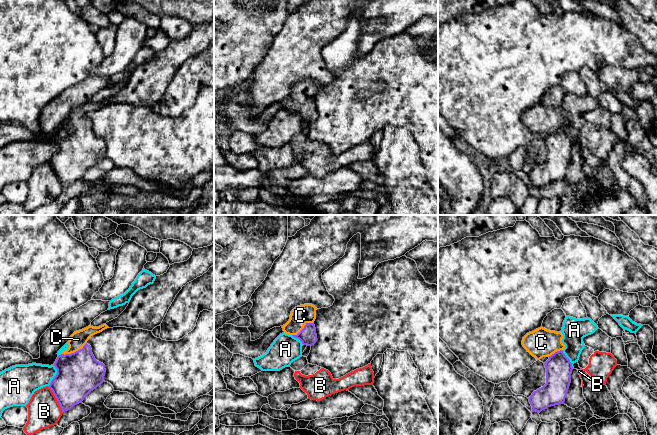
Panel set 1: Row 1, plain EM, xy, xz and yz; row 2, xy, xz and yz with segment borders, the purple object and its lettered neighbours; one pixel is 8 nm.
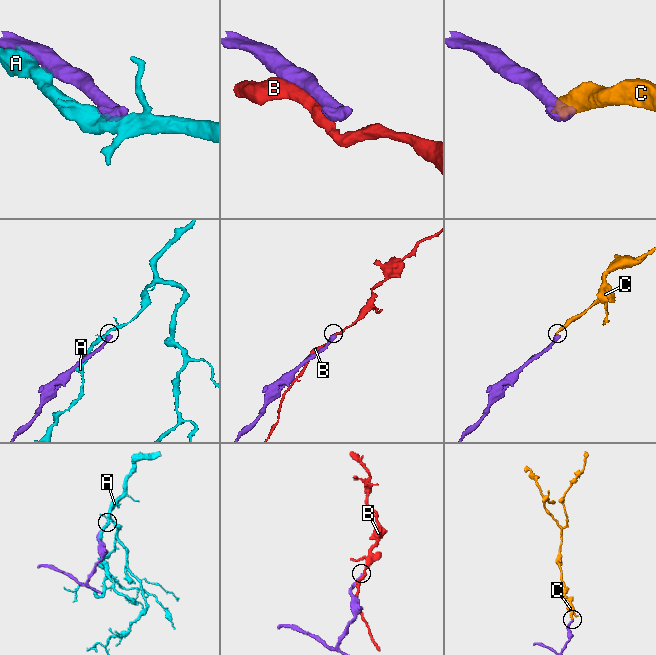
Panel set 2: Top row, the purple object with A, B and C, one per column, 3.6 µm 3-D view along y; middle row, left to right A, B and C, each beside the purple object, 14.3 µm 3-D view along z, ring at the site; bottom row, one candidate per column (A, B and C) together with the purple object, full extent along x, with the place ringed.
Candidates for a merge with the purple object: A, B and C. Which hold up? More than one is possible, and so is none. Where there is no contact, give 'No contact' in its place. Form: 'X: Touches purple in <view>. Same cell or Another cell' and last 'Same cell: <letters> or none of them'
A: Touches purple in xy. Another cell
B: Touches purple in xy. Another cell
C: Touches purple in xy. Same cell
Same cell: C

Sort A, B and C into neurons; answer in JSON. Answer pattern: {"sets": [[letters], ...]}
{"sets": [["A"], ["B"], ["C"]]}

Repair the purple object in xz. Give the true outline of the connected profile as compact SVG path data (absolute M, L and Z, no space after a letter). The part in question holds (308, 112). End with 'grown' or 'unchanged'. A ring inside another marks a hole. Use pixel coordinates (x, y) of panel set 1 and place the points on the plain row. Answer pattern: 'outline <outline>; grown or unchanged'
outline M312 80L295 83L291 87L289 97L282 102L284 109L299 115L303 121L312 122L317 117L316 95L317 84Z; grown

